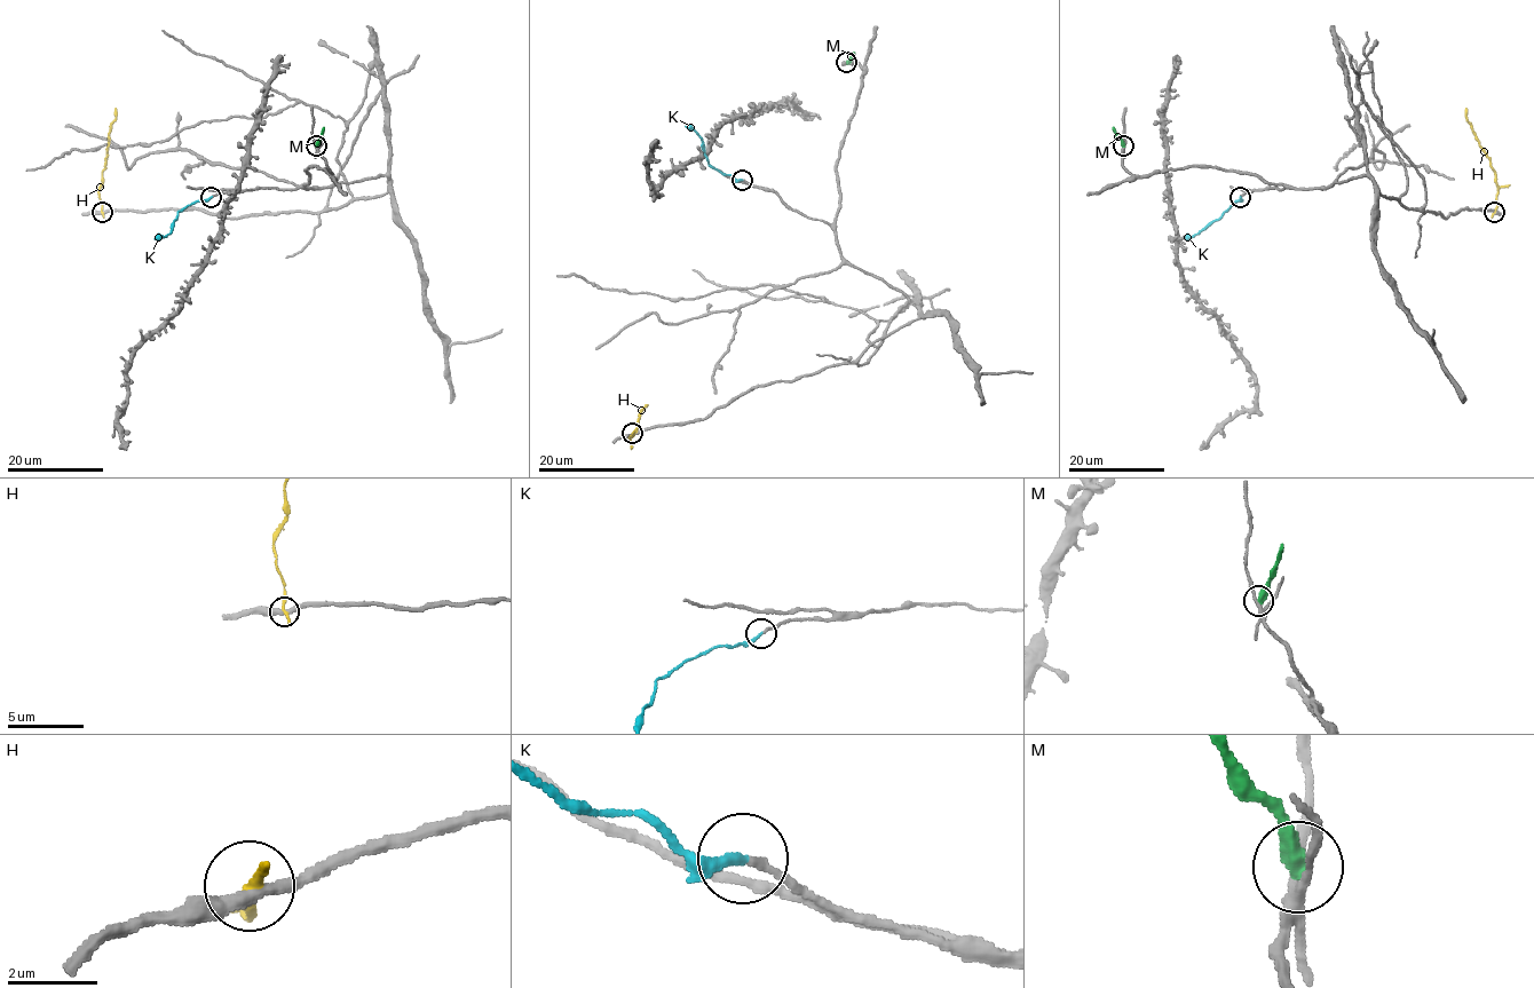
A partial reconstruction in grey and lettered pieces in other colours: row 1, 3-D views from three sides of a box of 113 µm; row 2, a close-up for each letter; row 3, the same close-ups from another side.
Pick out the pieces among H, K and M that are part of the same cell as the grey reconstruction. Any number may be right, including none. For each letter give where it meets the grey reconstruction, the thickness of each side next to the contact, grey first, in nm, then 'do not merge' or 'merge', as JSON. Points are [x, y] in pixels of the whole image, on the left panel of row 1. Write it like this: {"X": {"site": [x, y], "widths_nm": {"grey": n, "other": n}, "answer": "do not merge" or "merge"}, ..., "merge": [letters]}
{"H": {"site": [102, 212], "widths_nm": {"grey": 360, "other": 240}, "answer": "do not merge"}, "K": {"site": [211, 197], "widths_nm": {"grey": 170, "other": 240}, "answer": "merge"}, "M": {"site": [316, 145], "widths_nm": {"grey": 180, "other": 480}, "answer": "do not merge"}, "merge": ["K"]}

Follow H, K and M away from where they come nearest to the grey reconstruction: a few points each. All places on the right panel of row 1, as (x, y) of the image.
H: (1494, 213), (1497, 194), (1495, 172), (1467, 119), (1465, 109)
K: (1240, 197), (1217, 220), (1187, 239)
M: (1123, 145), (1113, 127)

